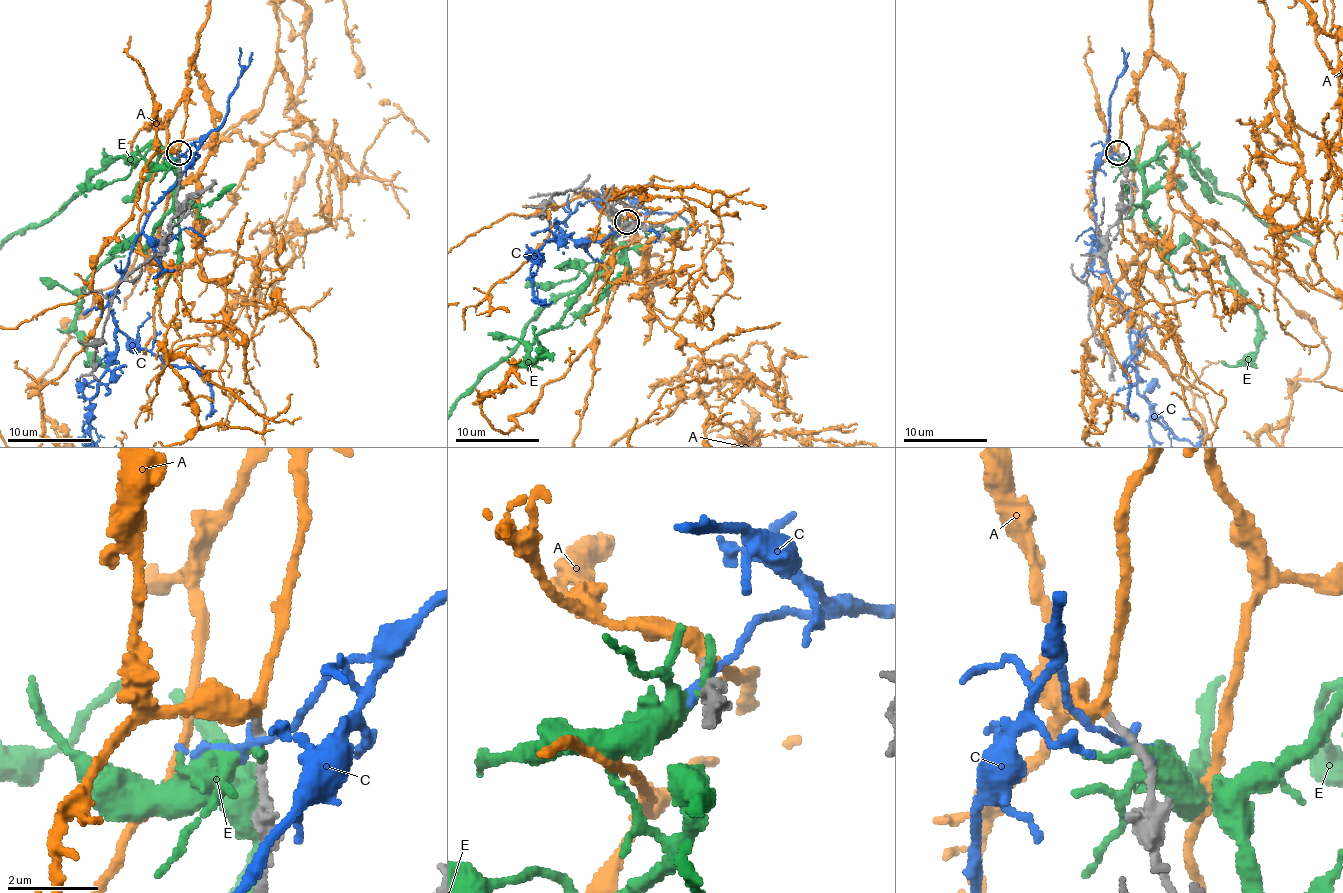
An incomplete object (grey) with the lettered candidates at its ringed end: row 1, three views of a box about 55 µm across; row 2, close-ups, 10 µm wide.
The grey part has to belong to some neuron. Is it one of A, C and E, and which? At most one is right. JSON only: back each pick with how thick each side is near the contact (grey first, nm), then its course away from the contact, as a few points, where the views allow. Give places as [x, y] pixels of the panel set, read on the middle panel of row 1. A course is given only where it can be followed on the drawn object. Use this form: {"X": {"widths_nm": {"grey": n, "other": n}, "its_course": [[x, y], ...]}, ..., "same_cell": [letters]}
{"A": {"widths_nm": {"grey": 180, "other": 280}}, "same_cell": ["A"]}

